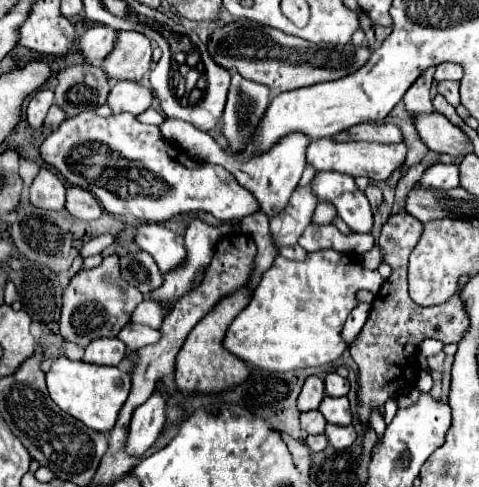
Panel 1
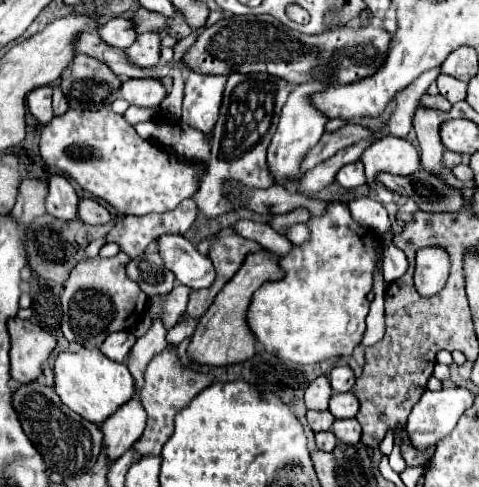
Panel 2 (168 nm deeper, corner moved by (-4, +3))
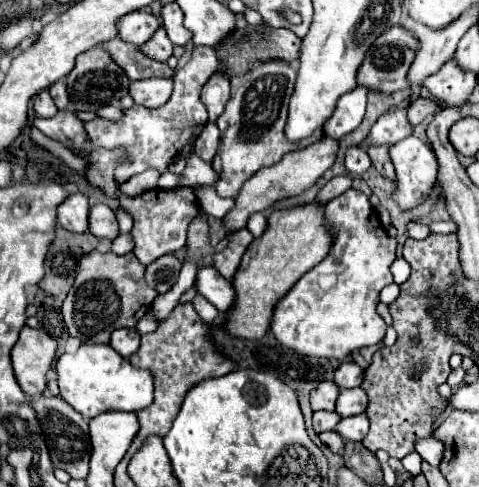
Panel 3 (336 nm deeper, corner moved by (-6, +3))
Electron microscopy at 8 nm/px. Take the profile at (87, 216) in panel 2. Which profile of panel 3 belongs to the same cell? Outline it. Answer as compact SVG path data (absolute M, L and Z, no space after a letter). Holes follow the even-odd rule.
M98 204L90 210L90 232L96 238L114 240L118 236L118 220L114 216L114 210L110 210L104 204Z

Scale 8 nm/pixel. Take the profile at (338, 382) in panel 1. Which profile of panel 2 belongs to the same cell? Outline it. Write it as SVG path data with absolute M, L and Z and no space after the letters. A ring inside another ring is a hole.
M336 366L330 372L330 384L332 384L334 392L350 392L354 382L356 382L356 378L348 366Z

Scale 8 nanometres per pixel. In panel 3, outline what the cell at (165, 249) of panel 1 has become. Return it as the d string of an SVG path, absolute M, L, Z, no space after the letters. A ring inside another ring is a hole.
M200 268L198 278L196 278L196 288L198 292L210 300L220 312L228 312L234 302L236 302L236 290L232 286L232 280L226 280L224 276L218 274L214 268Z

